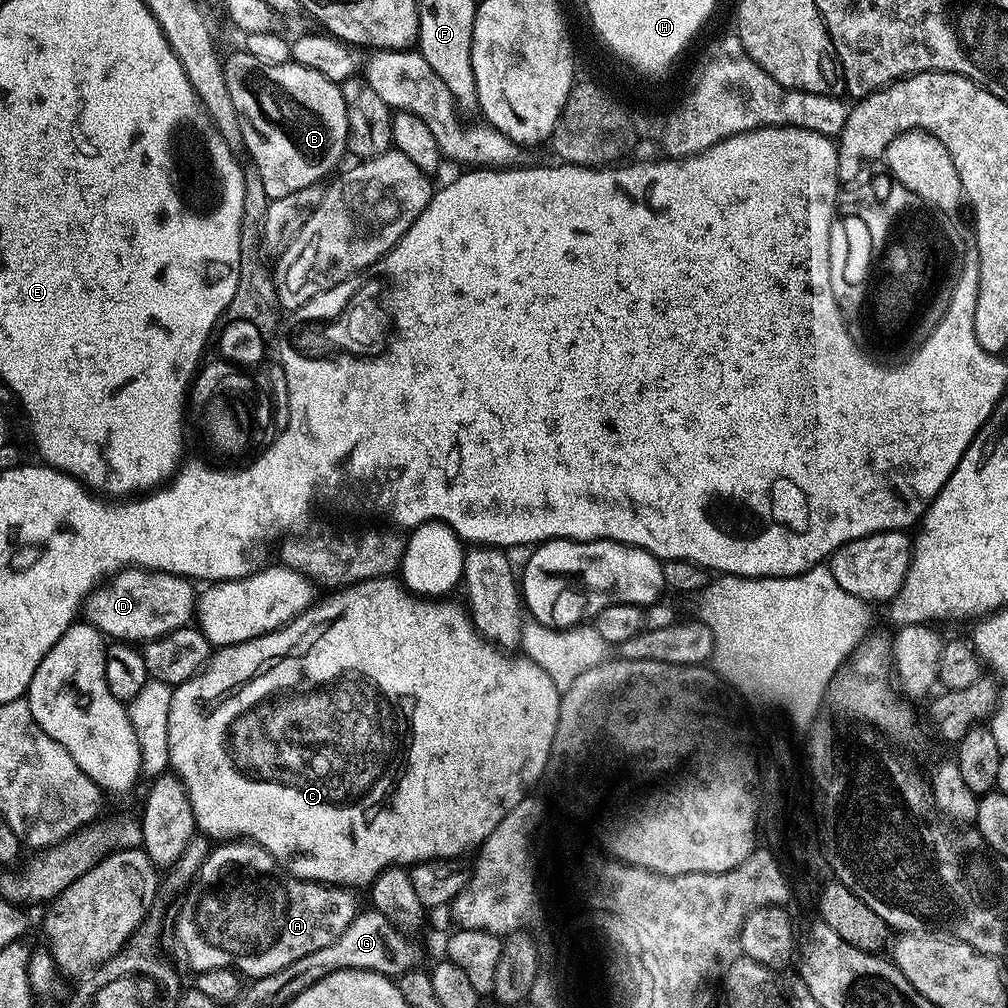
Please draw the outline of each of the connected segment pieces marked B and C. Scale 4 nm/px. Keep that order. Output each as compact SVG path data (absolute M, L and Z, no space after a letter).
M237 50L232 57L227 57L224 77L240 119L247 125L242 127L243 151L252 155L249 156L250 163L258 168L269 200L294 194L294 190L319 185L319 180L327 172L337 171L336 163L348 152L346 102L342 102L342 90L337 81L322 78L318 70L310 70L295 62L282 66L262 66L262 62L250 58L250 54L243 50Z
M375 578L362 580L344 586L341 592L330 597L329 600L321 599L307 608L302 615L296 616L288 624L283 624L273 632L262 634L258 638L250 638L246 642L231 644L225 648L216 648L203 670L194 678L175 685L170 698L170 746L168 747L168 763L171 771L179 776L184 789L188 792L190 806L194 810L197 829L209 838L250 838L253 844L261 844L264 849L274 857L278 863L290 874L294 874L303 880L317 880L319 884L339 884L341 886L357 886L356 884L371 885L374 877L384 868L391 866L411 866L425 860L439 860L441 858L459 857L459 852L465 850L470 844L479 846L484 839L492 833L494 826L506 818L510 810L514 810L520 800L526 796L531 784L540 780L540 775L545 775L552 758L552 743L558 730L558 714L560 713L561 689L540 666L533 660L529 660L523 654L510 660L499 652L499 649L485 642L480 633L472 625L472 617L463 607L456 604L444 604L448 602L427 602L422 598L415 598L401 586L401 583L392 578Z

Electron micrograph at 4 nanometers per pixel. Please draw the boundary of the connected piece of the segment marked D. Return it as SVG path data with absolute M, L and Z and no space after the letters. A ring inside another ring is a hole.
M135 566L121 568L85 600L82 612L87 623L93 624L113 641L157 640L193 623L198 592L192 588L195 588L193 581L171 576L168 572L150 572Z

